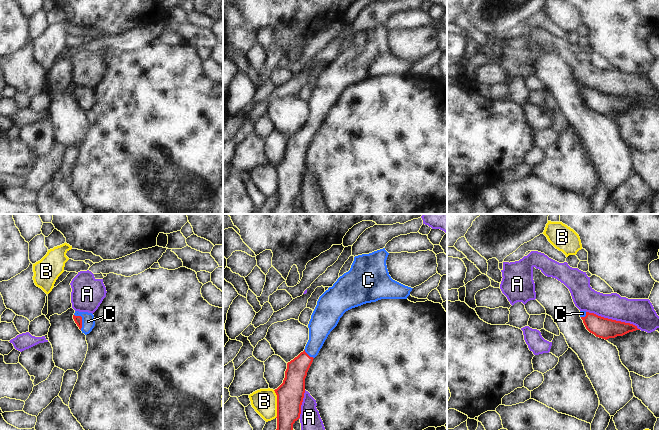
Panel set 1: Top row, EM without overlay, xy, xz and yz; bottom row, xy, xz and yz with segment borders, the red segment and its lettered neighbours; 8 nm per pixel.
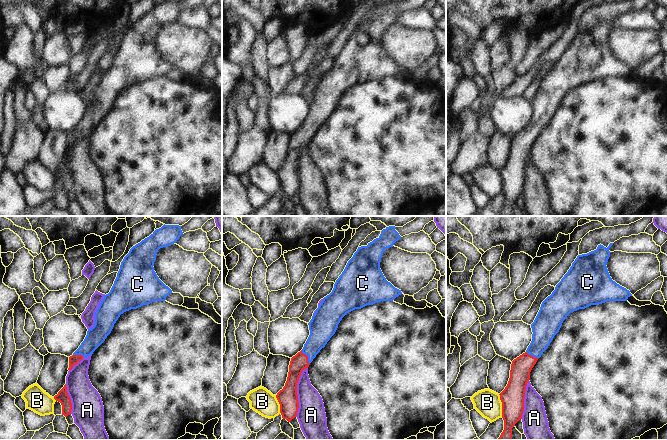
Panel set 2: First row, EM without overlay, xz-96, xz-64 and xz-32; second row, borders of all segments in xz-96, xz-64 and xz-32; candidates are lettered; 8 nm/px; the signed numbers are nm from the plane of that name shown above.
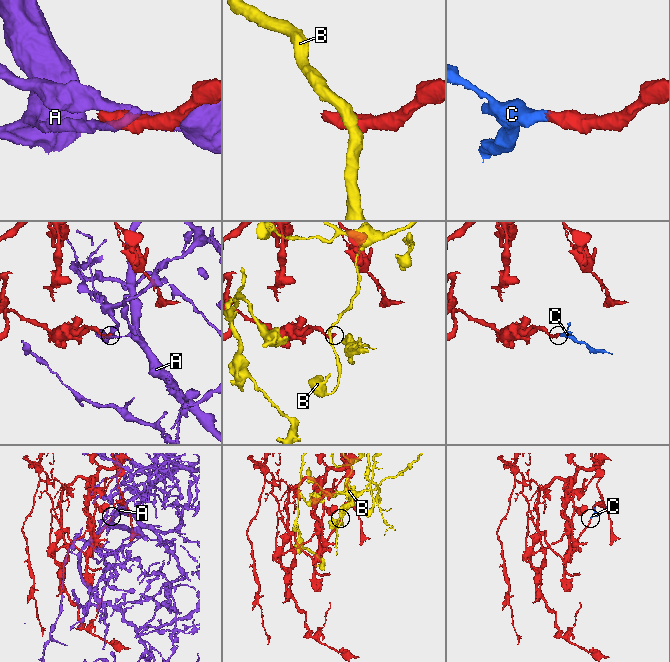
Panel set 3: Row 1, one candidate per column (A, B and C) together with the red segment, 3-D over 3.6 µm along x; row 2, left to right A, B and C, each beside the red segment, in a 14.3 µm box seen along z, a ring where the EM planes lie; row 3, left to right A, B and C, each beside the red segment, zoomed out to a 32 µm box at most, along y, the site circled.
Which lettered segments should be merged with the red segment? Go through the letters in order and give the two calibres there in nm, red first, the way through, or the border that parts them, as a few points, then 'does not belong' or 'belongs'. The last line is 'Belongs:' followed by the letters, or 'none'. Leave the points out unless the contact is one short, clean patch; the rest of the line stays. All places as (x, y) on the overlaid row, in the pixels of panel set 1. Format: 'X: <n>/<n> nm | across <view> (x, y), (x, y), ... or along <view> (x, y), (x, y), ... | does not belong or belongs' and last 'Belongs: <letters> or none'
A: 170/220 nm | does not belong
B: 220/200 nm | along xz (273, 390), (276, 395), (276, 417) | does not belong
C: 60/110 nm | across xy (78, 319), (81, 320), (88, 321) | belongs
Belongs: C

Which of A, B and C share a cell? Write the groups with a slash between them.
A / B / C

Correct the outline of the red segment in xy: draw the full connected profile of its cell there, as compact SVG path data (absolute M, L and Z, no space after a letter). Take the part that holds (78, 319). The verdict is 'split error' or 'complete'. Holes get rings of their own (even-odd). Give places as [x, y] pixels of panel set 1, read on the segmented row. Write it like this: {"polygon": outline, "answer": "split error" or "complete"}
{"polygon": "M75 311L73 319L85 335L89 334L95 326L95 318L92 313Z", "answer": "split error"}

